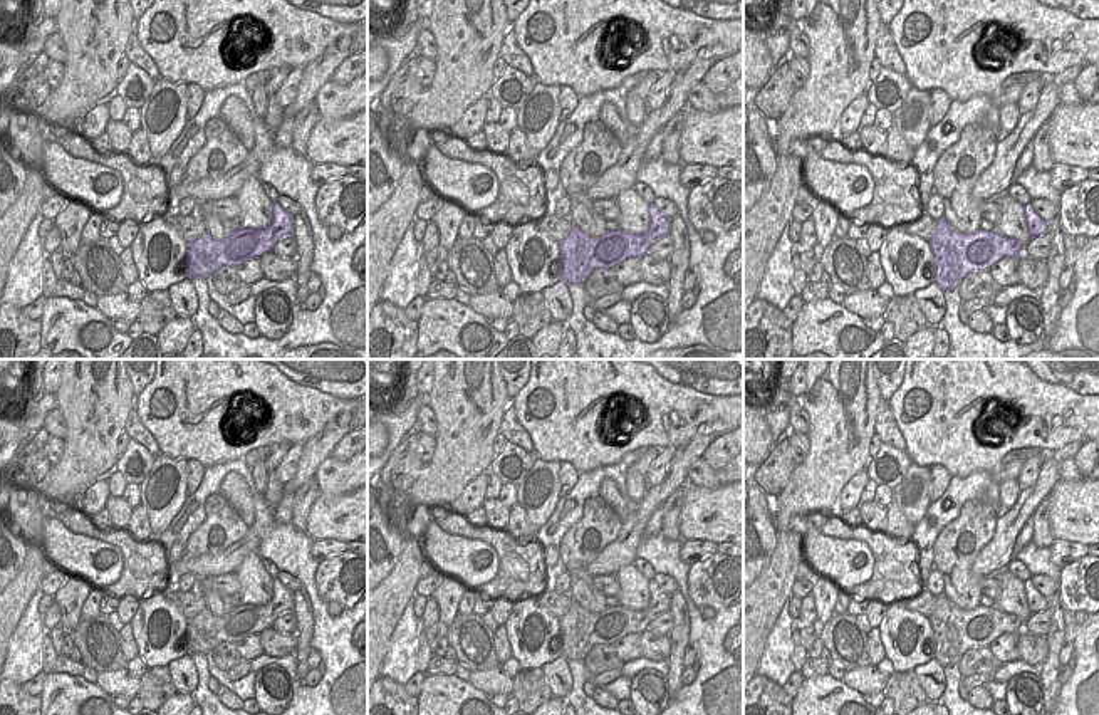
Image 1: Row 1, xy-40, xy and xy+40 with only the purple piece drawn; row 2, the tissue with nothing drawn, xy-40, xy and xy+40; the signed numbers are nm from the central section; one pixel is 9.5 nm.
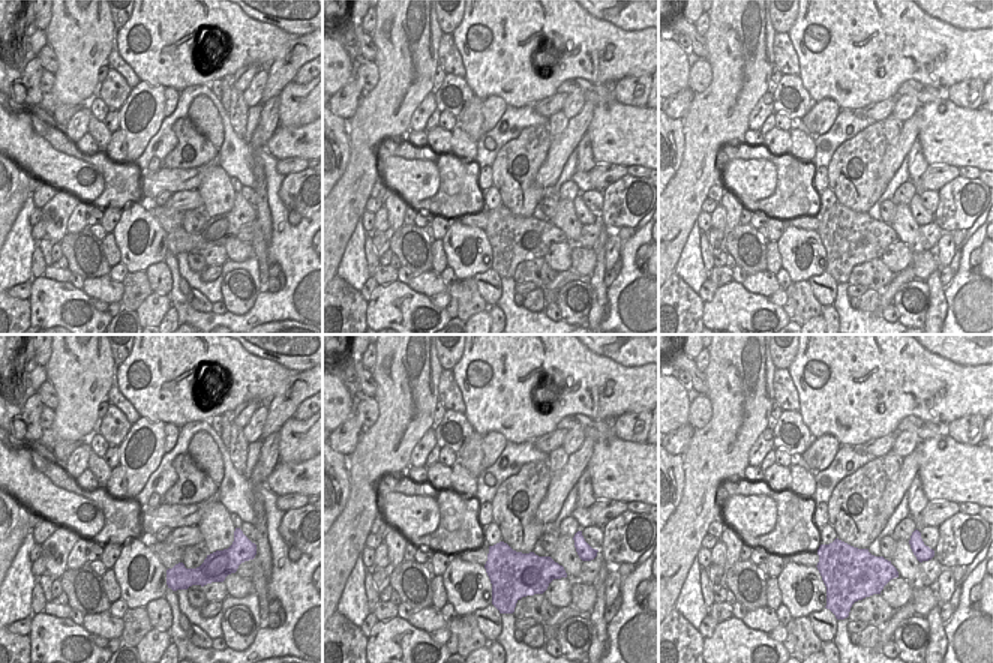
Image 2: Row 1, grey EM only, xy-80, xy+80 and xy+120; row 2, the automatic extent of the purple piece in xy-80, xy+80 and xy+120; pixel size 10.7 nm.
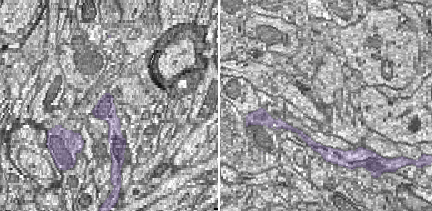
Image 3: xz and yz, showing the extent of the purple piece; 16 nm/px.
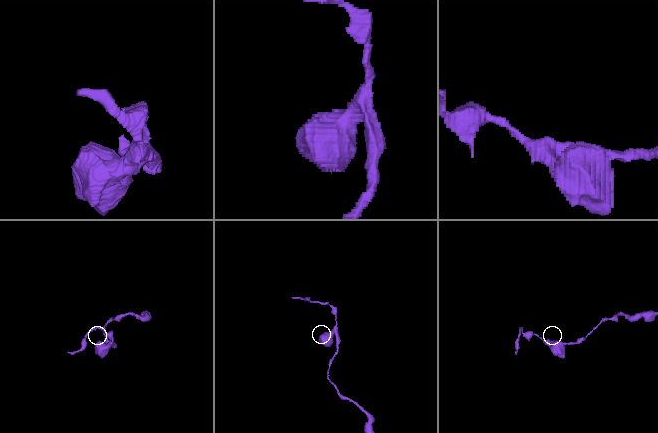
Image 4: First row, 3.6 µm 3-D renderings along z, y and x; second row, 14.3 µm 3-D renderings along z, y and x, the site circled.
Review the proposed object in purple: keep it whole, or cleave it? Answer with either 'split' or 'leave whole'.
leave whole

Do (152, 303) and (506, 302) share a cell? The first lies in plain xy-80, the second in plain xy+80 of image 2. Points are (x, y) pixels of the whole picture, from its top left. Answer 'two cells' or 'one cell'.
two cells

